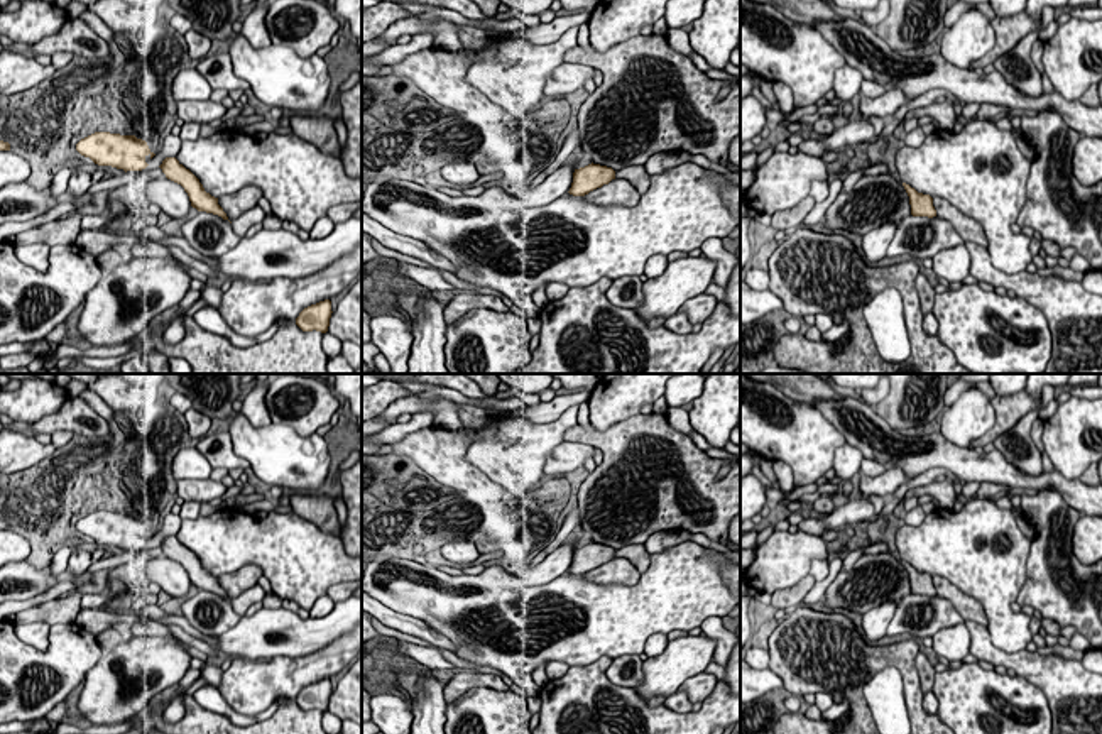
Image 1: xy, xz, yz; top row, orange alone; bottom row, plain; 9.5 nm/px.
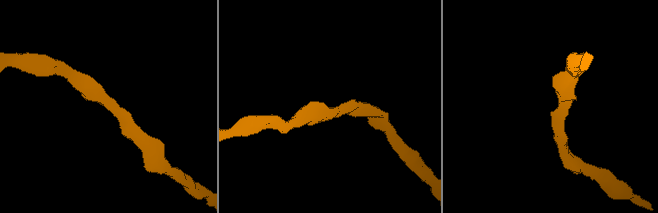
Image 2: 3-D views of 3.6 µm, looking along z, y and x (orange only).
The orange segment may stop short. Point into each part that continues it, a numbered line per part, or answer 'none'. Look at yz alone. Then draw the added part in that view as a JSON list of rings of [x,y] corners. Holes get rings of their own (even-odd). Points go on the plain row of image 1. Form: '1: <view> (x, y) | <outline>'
1: yz (971, 609) | [[[933,575],[933,585],[936,595],[950,600],[963,619],[987,626],[987,614],[979,600],[963,594],[957,585],[940,575]]]

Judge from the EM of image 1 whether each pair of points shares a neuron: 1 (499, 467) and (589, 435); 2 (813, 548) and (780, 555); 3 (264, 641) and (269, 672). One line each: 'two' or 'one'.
1: two
2: one
3: two

